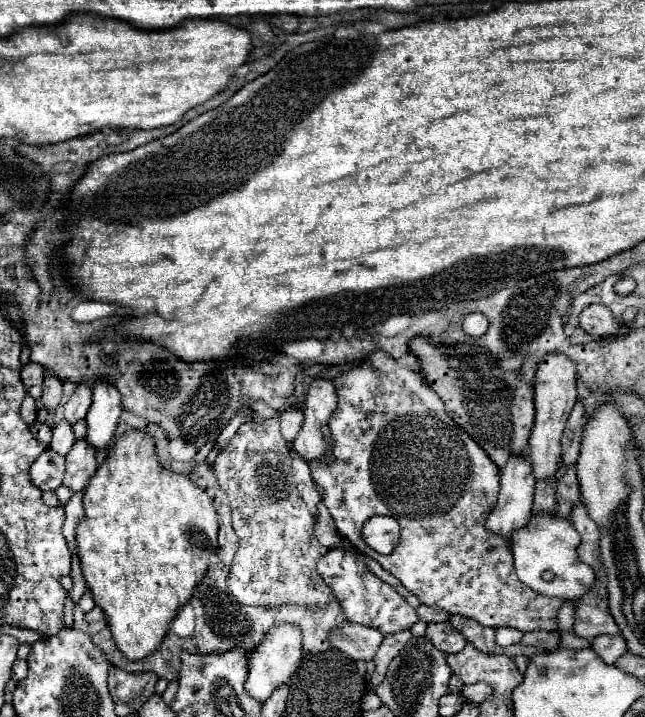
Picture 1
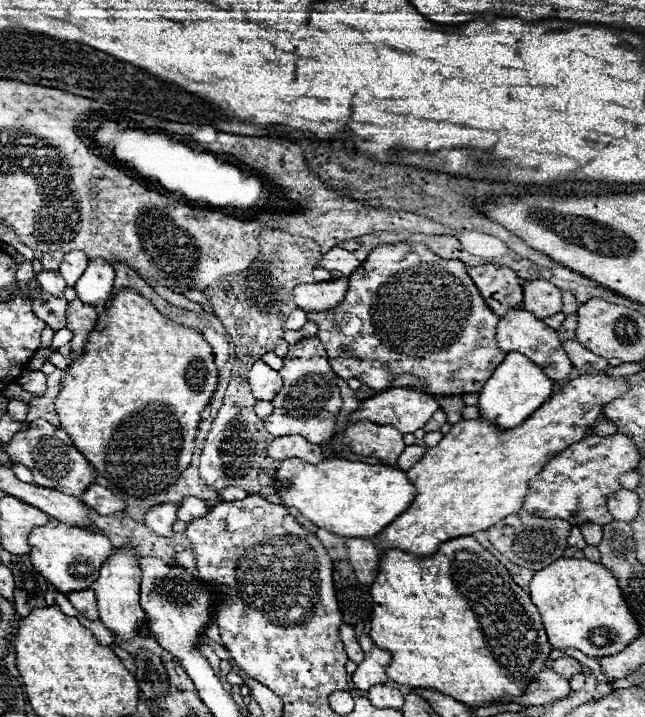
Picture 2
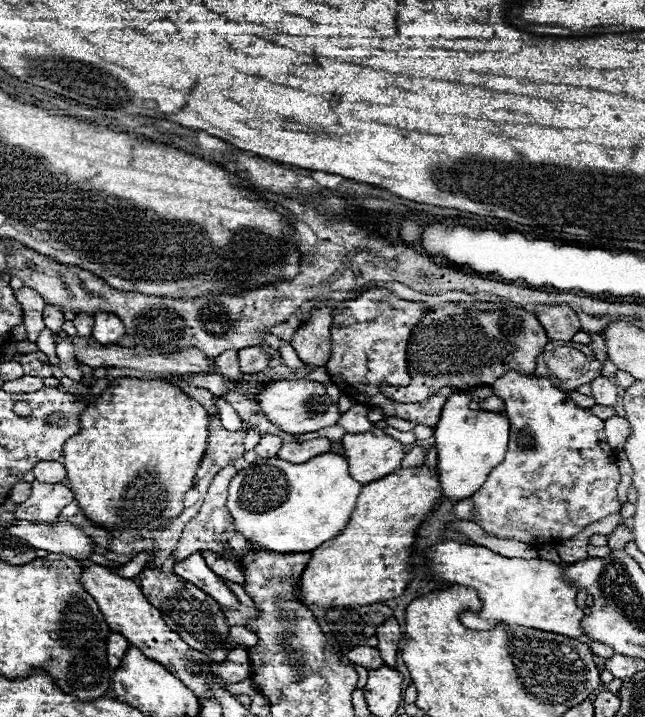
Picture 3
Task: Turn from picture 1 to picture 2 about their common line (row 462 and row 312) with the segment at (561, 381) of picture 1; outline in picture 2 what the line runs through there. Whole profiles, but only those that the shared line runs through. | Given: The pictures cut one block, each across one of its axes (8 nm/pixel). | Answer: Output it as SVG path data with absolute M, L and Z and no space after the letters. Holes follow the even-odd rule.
M530 280L522 284L524 290L524 302L522 308L538 316L540 320L554 316L562 310L562 296L560 288L546 280Z

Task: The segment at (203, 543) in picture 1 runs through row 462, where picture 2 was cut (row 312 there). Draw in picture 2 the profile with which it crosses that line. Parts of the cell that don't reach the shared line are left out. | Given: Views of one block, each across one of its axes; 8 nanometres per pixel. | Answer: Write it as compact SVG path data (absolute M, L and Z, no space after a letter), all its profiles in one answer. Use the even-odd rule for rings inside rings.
M122 288L118 290L112 300L108 302L106 310L102 312L102 316L98 318L96 326L92 328L88 342L84 346L84 354L80 358L76 358L74 362L68 364L68 368L64 370L64 378L62 378L62 390L56 398L56 412L60 418L62 428L68 432L68 436L72 438L74 446L88 456L88 462L104 476L108 478L118 490L130 494L130 496L152 496L156 492L162 492L162 488L174 484L174 480L180 476L182 470L188 468L188 464L192 462L192 450L194 450L194 434L198 428L198 422L202 420L202 410L204 406L210 402L214 390L216 390L216 382L218 382L218 372L216 372L216 364L214 364L214 356L212 356L212 348L210 344L204 340L200 330L192 330L188 326L182 326L174 320L168 320L166 316L162 316L144 296L140 296L136 290L132 288Z

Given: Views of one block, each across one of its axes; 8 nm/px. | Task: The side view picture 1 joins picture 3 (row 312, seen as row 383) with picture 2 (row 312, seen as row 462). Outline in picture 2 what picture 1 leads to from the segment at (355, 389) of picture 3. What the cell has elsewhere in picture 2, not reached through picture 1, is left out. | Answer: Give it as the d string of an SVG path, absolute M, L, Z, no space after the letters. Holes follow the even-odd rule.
M398 242L398 244L382 244L376 246L368 258L362 262L362 266L358 270L354 270L350 274L350 288L346 292L346 298L332 310L324 310L324 312L308 312L308 320L314 320L318 324L318 338L322 340L326 352L328 352L328 360L332 370L344 378L356 378L362 384L366 384L372 390L384 390L398 374L416 374L420 376L426 386L430 388L430 392L436 394L476 394L482 390L482 386L486 384L486 380L492 376L494 368L504 360L504 352L496 346L496 326L500 316L496 316L490 306L482 300L482 294L478 292L476 284L470 280L470 276L466 274L466 264L460 260L442 260L440 256L436 256L426 244L422 242Z

